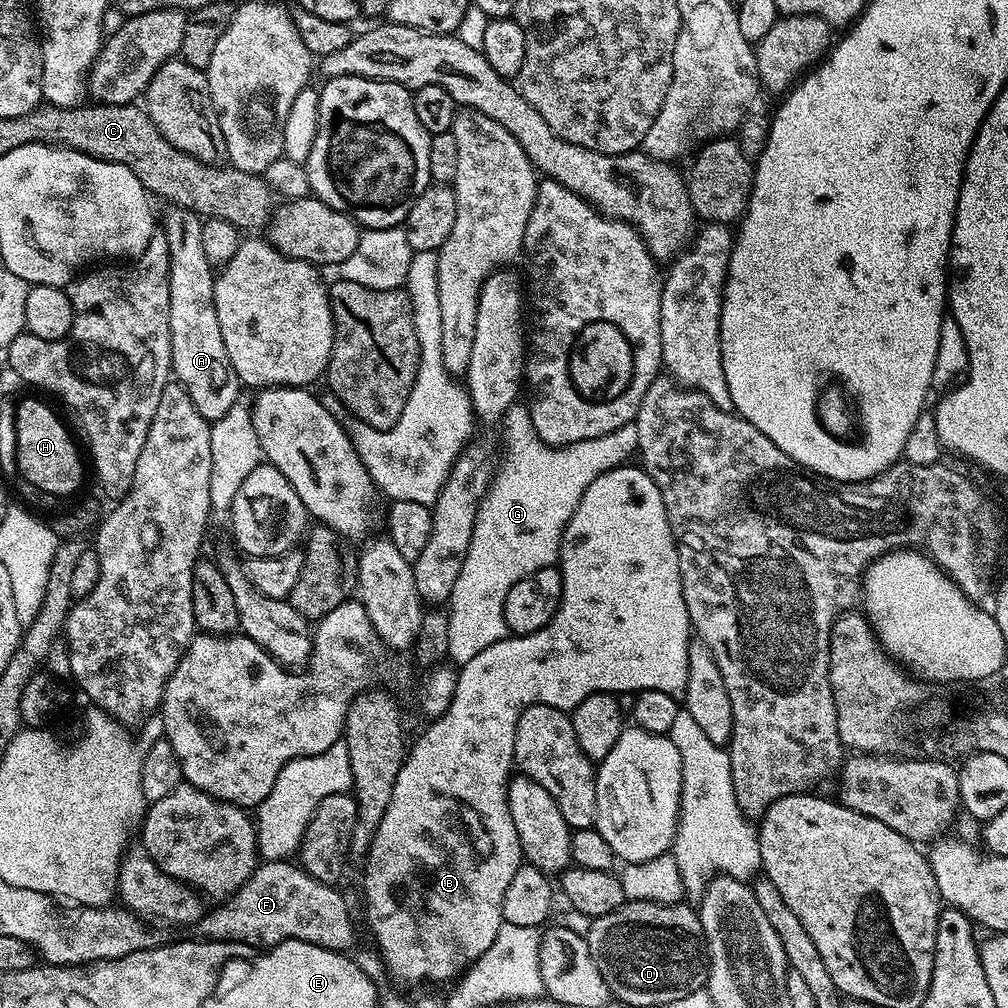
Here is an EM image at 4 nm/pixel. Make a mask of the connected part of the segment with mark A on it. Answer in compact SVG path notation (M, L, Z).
M177 206L169 207L168 217L162 224L166 234L166 246L170 250L170 342L172 343L172 376L190 394L198 414L209 422L218 420L241 399L242 385L234 366L230 366L230 354L226 354L226 342L222 342L222 326L218 326L218 310L214 306L214 267L207 261L202 246L203 223L196 213Z

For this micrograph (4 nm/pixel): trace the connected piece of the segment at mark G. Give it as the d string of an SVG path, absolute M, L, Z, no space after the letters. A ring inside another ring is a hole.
M517 402L508 407L502 417L503 424L508 453L502 456L502 463L492 483L488 485L488 493L480 502L474 522L474 534L470 538L470 550L466 554L466 562L462 562L462 574L458 574L458 582L454 582L452 599L446 605L450 622L447 659L453 660L451 663L456 666L470 662L470 658L482 654L486 646L509 635L504 621L504 607L506 594L510 594L510 586L538 570L553 567L559 561L564 531L574 510L578 510L578 502L582 502L582 494L586 494L586 486L590 486L594 478L606 474L611 468L621 467L627 461L624 459L638 449L635 423L622 426L610 434L602 434L598 438L565 444L562 448L553 448L551 444L544 444L536 437L532 419L523 403Z

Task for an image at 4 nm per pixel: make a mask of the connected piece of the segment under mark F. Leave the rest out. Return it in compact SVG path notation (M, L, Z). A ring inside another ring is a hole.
M269 860L261 863L257 867L256 872L251 876L242 887L233 894L233 896L227 897L223 902L217 903L216 908L213 910L205 911L204 917L202 917L198 923L194 926L194 932L197 937L205 940L226 940L234 944L250 944L253 946L271 946L273 944L280 944L283 940L301 940L302 942L310 942L312 946L322 946L323 948L329 948L335 952L347 953L348 947L356 940L356 928L352 925L352 916L348 913L348 904L335 892L336 888L331 884L324 884L320 880L316 880L314 877L309 876L302 867L297 866L295 863L289 862L288 860Z

